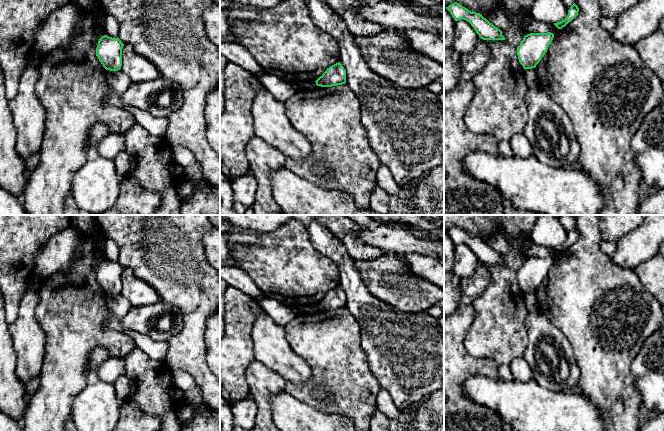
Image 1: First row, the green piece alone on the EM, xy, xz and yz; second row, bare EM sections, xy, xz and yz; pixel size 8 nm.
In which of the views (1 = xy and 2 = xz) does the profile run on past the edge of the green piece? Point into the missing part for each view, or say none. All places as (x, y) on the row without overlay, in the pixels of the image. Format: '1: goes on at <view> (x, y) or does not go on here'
1: does not go on here
2: does not go on here

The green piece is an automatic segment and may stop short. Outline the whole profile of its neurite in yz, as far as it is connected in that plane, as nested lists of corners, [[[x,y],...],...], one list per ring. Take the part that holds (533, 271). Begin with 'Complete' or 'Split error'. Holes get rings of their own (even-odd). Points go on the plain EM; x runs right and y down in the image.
Complete. [[[530,257],[524,260],[520,269],[517,271],[517,279],[523,292],[532,293],[540,286],[548,274],[554,262],[554,258]]]

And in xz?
Complete. [[[340,286],[330,290],[327,294],[315,305],[317,310],[331,311],[346,307],[346,294]]]

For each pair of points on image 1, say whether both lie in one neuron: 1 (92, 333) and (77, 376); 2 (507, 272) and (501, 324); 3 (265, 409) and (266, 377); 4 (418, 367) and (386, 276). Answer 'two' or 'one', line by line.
1: one
2: one
3: one
4: two

